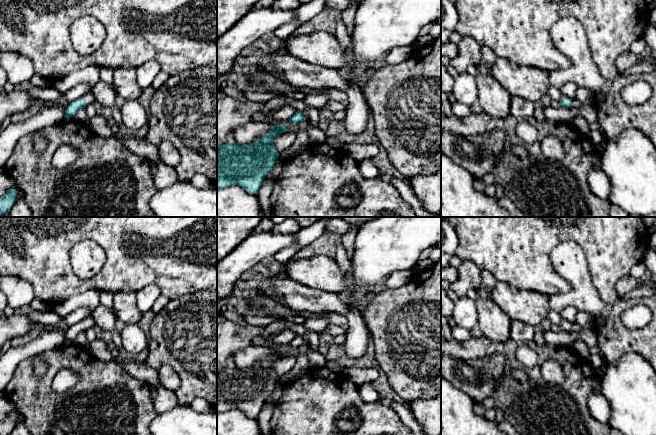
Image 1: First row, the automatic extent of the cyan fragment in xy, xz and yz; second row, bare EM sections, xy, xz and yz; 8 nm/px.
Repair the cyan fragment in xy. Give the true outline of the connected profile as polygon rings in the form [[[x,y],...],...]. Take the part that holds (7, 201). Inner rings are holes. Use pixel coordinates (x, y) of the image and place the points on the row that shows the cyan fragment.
[[[16,189],[6,191],[6,194],[0,198],[0,215],[9,212],[16,200]]]

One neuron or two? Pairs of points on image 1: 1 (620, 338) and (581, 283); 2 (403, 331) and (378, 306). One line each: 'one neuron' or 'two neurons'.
1: one neuron
2: one neuron

